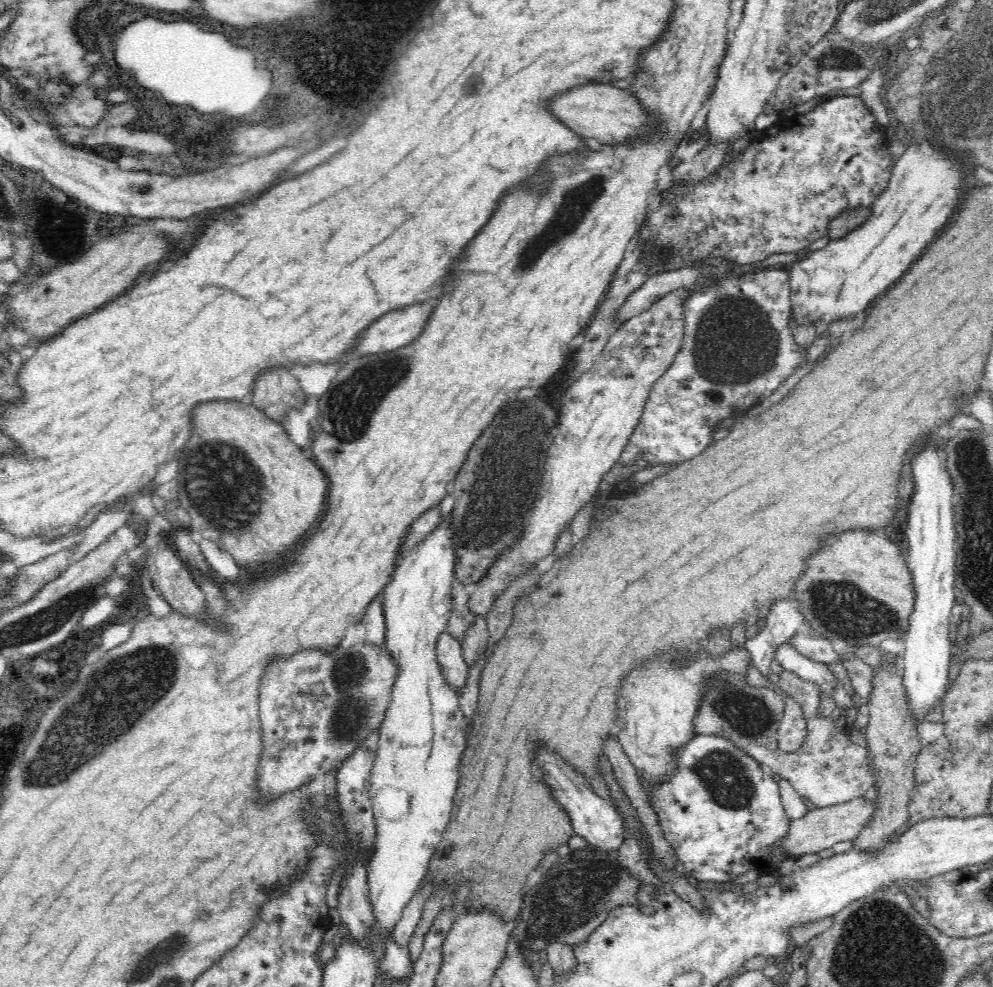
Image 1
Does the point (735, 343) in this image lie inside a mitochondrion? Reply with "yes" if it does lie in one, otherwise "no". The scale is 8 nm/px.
yes

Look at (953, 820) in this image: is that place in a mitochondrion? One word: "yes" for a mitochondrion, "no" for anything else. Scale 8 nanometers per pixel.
no

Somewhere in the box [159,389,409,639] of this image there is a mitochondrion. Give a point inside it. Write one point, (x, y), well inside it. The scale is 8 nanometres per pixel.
(228, 499)

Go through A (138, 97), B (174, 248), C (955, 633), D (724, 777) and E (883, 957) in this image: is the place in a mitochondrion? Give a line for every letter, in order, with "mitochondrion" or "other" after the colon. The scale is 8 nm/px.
A: other
B: other
C: other
D: mitochondrion
E: mitochondrion

